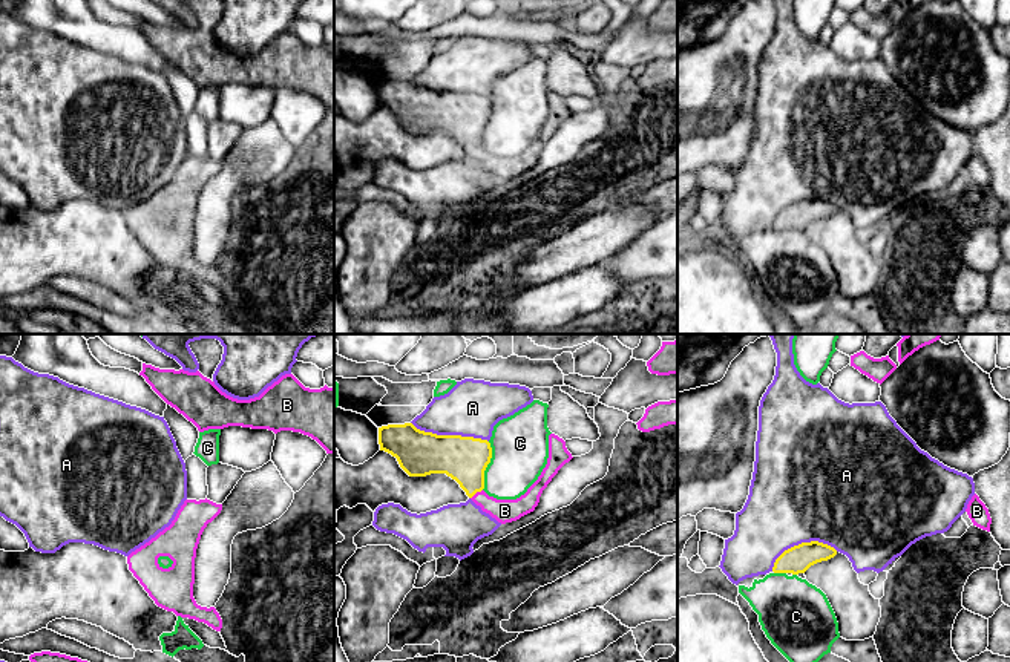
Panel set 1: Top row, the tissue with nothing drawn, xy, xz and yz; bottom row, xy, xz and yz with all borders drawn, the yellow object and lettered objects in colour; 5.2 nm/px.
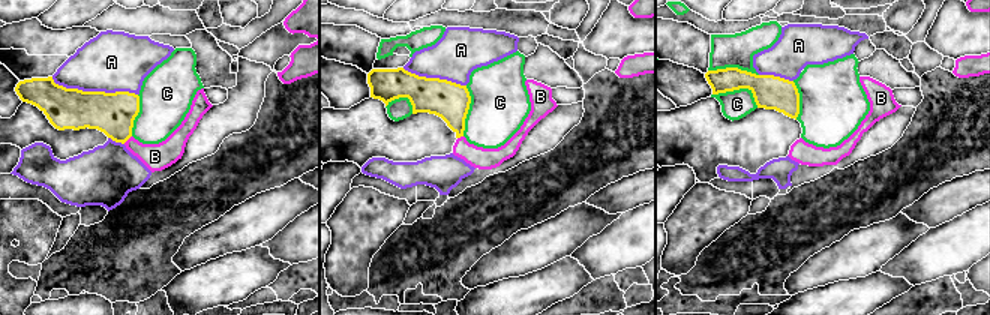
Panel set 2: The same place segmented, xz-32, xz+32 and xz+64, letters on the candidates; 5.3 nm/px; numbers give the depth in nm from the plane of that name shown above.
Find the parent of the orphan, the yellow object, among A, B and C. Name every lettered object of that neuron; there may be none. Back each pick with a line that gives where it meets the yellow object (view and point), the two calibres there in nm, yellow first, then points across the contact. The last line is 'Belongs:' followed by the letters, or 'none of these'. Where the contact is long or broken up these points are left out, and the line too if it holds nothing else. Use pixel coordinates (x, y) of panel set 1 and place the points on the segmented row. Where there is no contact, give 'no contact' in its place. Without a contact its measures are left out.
B: meets yellow in xz at (475, 492); 240 nm thick on the yellow side, 130 nm on the other; runs through xz (463, 458), (475, 492), (488, 504), (504, 511)
Belongs: B

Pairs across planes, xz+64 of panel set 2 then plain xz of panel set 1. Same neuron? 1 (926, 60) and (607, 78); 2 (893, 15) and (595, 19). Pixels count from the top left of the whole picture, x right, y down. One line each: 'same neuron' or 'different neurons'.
1: same neuron
2: same neuron

